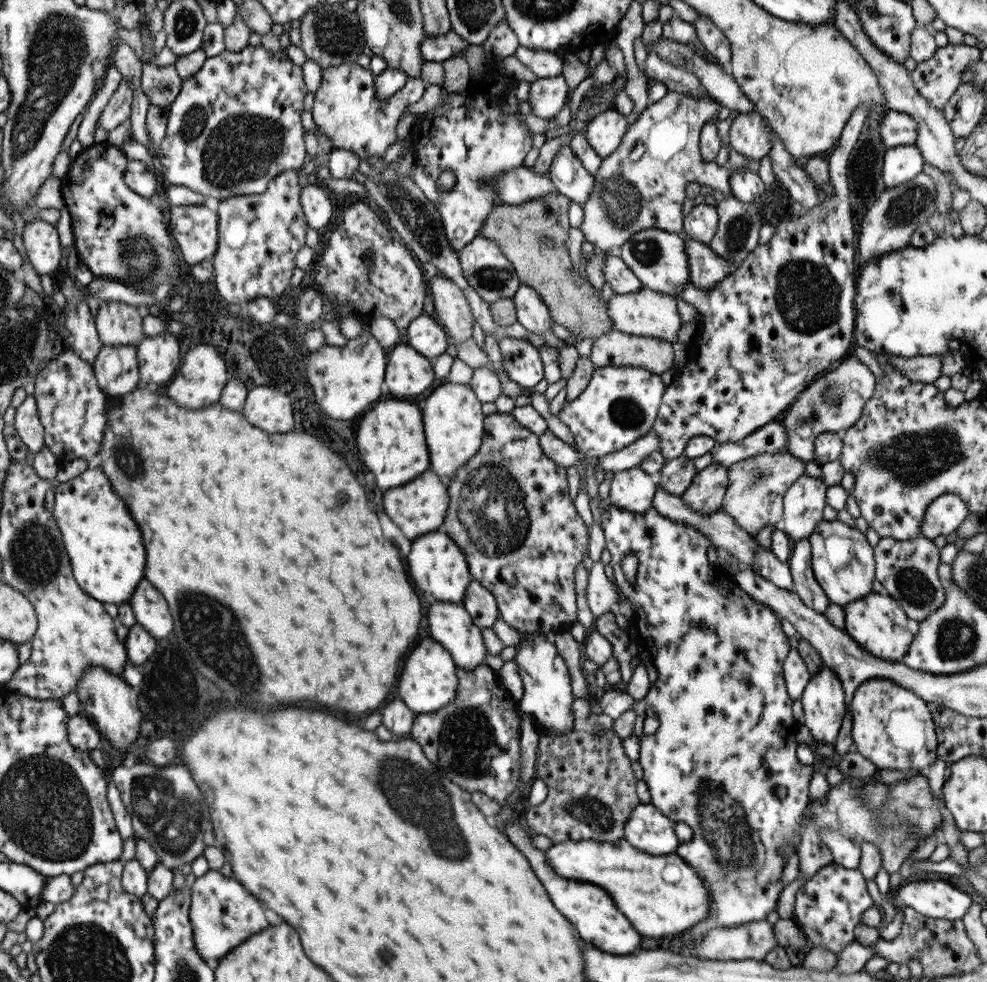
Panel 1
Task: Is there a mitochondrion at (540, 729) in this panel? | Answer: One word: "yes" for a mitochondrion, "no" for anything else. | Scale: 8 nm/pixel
no

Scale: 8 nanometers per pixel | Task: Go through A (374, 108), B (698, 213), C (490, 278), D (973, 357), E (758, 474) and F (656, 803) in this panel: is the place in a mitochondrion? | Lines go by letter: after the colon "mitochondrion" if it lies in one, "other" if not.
A: other
B: other
C: mitochondrion
D: other
E: mitochondrion
F: other

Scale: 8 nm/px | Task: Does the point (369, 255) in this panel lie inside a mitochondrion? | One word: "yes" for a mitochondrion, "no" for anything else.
yes

